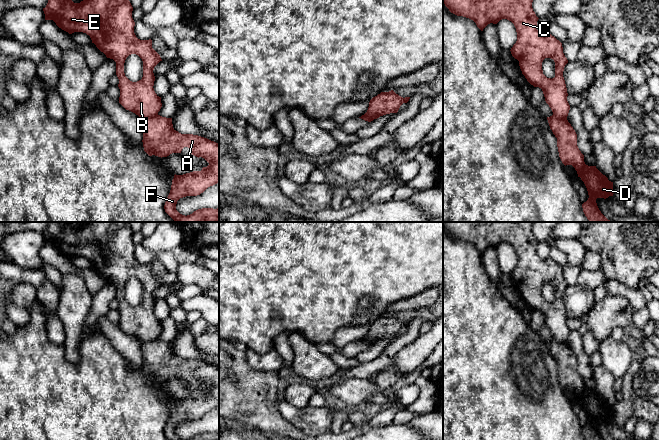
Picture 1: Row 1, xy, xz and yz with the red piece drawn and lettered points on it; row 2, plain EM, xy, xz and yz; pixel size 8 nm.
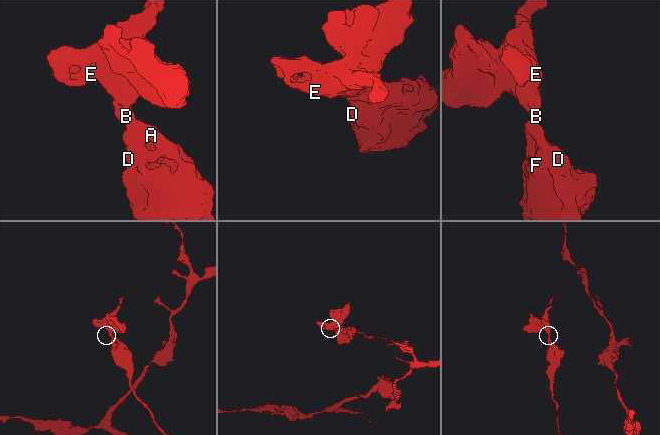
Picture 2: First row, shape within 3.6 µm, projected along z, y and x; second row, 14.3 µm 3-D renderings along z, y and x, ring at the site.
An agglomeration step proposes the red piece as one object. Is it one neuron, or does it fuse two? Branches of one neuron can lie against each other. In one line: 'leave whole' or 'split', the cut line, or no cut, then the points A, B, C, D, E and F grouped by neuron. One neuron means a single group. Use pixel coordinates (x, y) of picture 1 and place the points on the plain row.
split; cut xy (157, 337), (145, 340), (142, 343); groups A D F / B C E

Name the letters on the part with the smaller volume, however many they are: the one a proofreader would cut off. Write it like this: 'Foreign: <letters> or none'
Foreign: B, C, E

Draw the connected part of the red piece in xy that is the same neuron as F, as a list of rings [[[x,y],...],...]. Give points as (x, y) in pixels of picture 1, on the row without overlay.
[[[158,338],[143,342],[141,351],[144,375],[149,380],[167,381],[188,371],[192,379],[209,387],[201,395],[174,399],[164,433],[169,440],[185,440],[176,434],[180,422],[200,419],[208,411],[219,407],[219,368],[198,359],[181,358],[173,352],[172,342]]]

